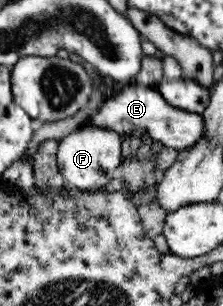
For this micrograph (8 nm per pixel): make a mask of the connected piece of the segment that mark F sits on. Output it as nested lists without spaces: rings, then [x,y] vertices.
[[[82,126],[58,143],[56,163],[63,179],[79,190],[100,190],[114,179],[114,171],[121,164],[120,134],[100,126]]]

